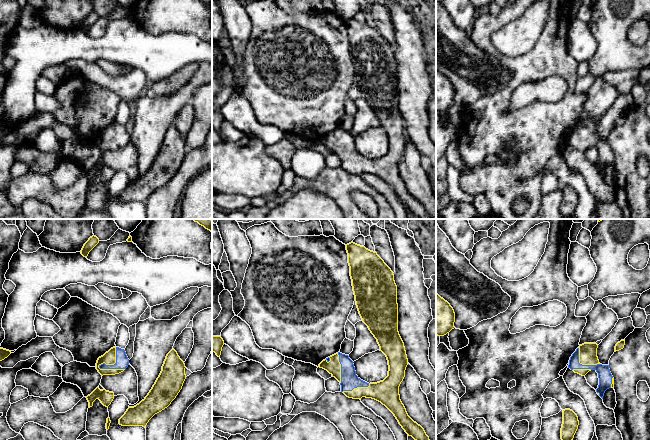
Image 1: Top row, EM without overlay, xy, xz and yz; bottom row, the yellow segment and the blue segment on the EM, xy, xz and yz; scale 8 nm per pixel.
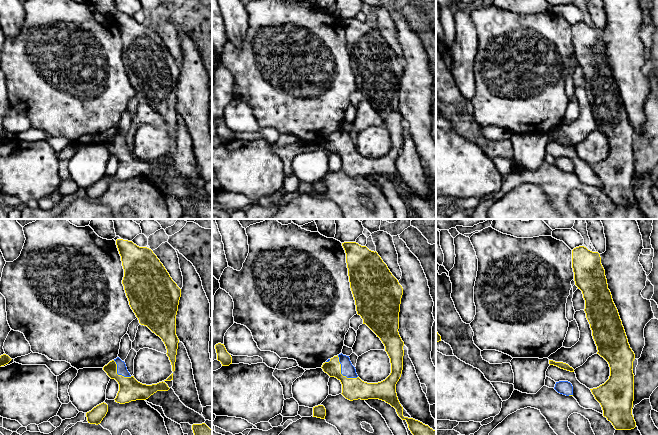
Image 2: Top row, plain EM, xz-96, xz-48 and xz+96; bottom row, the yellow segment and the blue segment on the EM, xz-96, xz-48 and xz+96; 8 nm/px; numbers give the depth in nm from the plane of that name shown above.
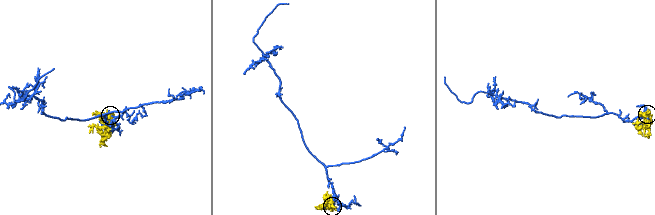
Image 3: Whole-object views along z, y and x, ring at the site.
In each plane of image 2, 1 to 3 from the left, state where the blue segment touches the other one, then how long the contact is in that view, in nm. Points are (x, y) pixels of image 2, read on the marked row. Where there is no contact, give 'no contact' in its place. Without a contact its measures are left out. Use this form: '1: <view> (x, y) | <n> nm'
1: xz-96 (117, 374) | 200 nm
2: xz-48 (340, 372) | 240 nm
3: xz+96 (570, 395) | 40 nm

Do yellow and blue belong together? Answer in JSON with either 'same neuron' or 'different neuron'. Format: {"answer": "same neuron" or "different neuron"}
{"answer": "different neuron"}

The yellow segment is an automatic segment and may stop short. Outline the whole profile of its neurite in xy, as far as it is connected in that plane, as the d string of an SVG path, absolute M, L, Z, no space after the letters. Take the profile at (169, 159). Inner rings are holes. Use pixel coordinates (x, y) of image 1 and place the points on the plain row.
M172 125L166 132L162 147L152 165L139 180L129 183L119 195L122 202L146 203L149 196L167 184L176 174L186 155L185 140Z

